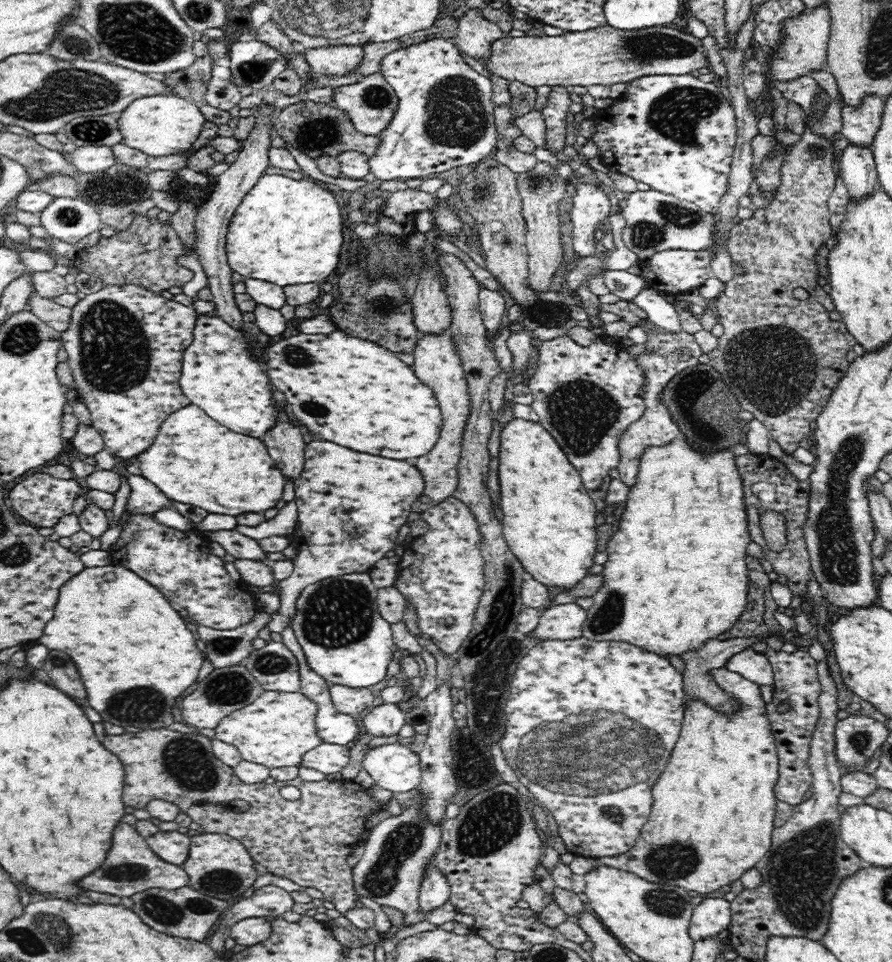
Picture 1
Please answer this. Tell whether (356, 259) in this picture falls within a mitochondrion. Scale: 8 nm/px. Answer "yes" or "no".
no

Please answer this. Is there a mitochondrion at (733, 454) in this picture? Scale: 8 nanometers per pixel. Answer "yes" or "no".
no

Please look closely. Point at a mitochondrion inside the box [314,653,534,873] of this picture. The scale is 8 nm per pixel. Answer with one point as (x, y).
(492, 822)

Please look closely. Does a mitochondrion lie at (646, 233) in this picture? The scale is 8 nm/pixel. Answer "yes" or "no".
yes

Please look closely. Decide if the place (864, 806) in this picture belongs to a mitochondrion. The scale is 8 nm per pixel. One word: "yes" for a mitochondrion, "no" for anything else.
no

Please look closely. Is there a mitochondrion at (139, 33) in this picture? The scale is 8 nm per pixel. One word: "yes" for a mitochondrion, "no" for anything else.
yes

